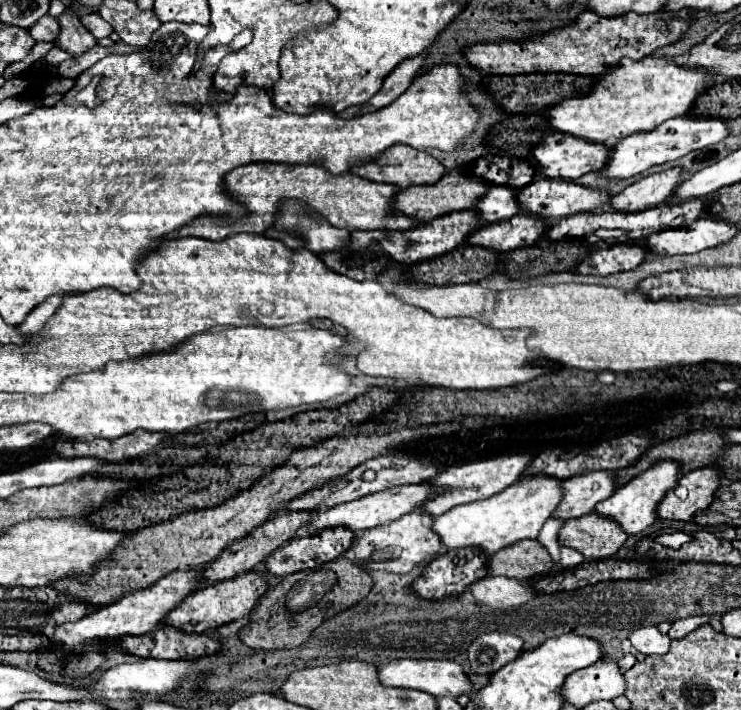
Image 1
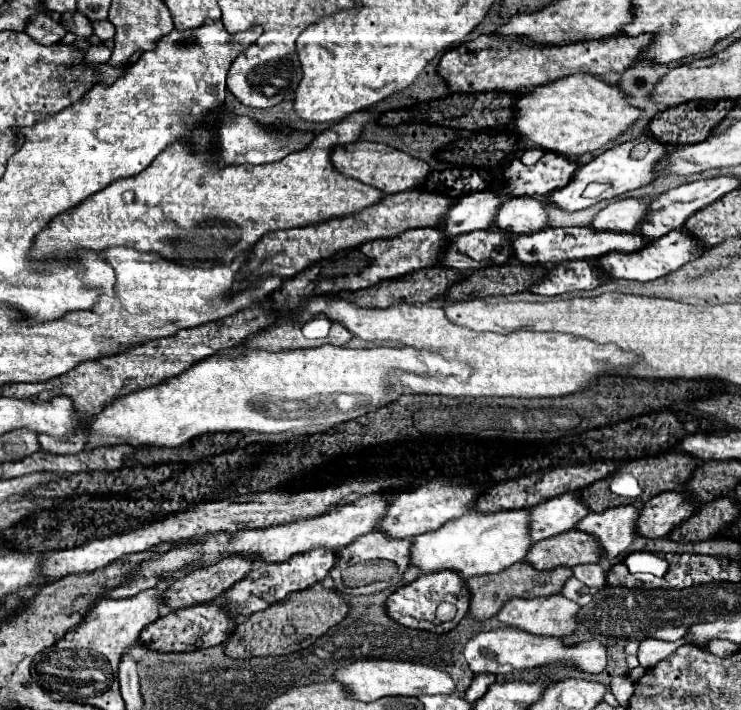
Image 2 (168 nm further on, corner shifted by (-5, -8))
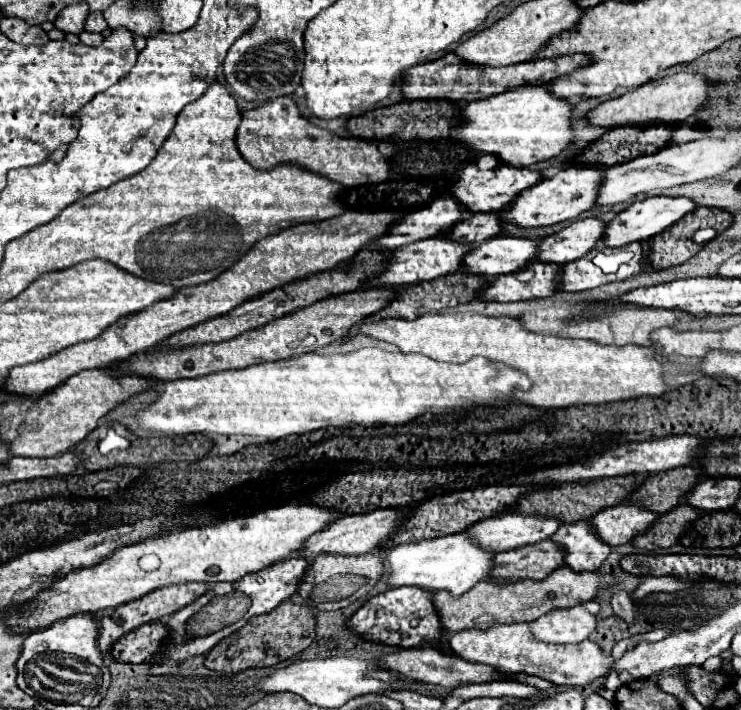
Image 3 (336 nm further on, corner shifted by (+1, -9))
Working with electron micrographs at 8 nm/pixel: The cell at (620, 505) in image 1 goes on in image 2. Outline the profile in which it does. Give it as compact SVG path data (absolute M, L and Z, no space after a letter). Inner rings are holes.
M636 505L606 509L604 513L588 513L578 521L576 529L592 535L602 549L602 559L614 559L636 537Z

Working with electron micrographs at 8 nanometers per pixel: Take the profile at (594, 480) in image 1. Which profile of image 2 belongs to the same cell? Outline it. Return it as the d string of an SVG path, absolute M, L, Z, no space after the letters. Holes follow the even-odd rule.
M566 493L562 497L552 497L528 509L530 513L530 539L534 543L566 533L586 517L590 511L582 505L582 499L576 493Z

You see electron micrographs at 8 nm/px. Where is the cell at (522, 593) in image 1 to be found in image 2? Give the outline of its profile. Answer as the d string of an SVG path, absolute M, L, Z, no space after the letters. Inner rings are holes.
M558 595L544 599L510 599L496 617L504 625L520 627L538 637L568 637L578 627L578 611L578 603Z

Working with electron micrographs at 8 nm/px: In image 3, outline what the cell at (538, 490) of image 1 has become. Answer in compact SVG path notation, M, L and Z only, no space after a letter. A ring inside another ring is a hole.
M456 532L448 536L428 538L420 542L408 542L390 548L388 564L390 564L390 586L420 586L428 590L450 590L452 596L460 596L468 592L476 582L488 578L492 572L494 554L484 550L472 540L468 532Z

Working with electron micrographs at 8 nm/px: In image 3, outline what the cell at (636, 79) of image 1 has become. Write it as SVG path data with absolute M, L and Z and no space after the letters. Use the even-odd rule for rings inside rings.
M546 84L546 86L516 86L502 94L468 102L462 110L466 124L458 132L452 132L452 136L462 140L466 146L470 146L474 150L480 150L486 154L496 154L506 164L532 166L532 164L540 164L548 158L554 158L572 146L570 138L576 132L572 114L574 114L574 104L566 98L556 98L550 92L550 84Z

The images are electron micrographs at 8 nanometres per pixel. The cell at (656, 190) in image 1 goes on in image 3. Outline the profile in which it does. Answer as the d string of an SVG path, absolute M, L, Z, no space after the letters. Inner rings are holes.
M596 216L572 222L564 230L546 236L540 242L538 260L568 264L572 260L582 258L584 254L604 244L604 226L604 220Z

